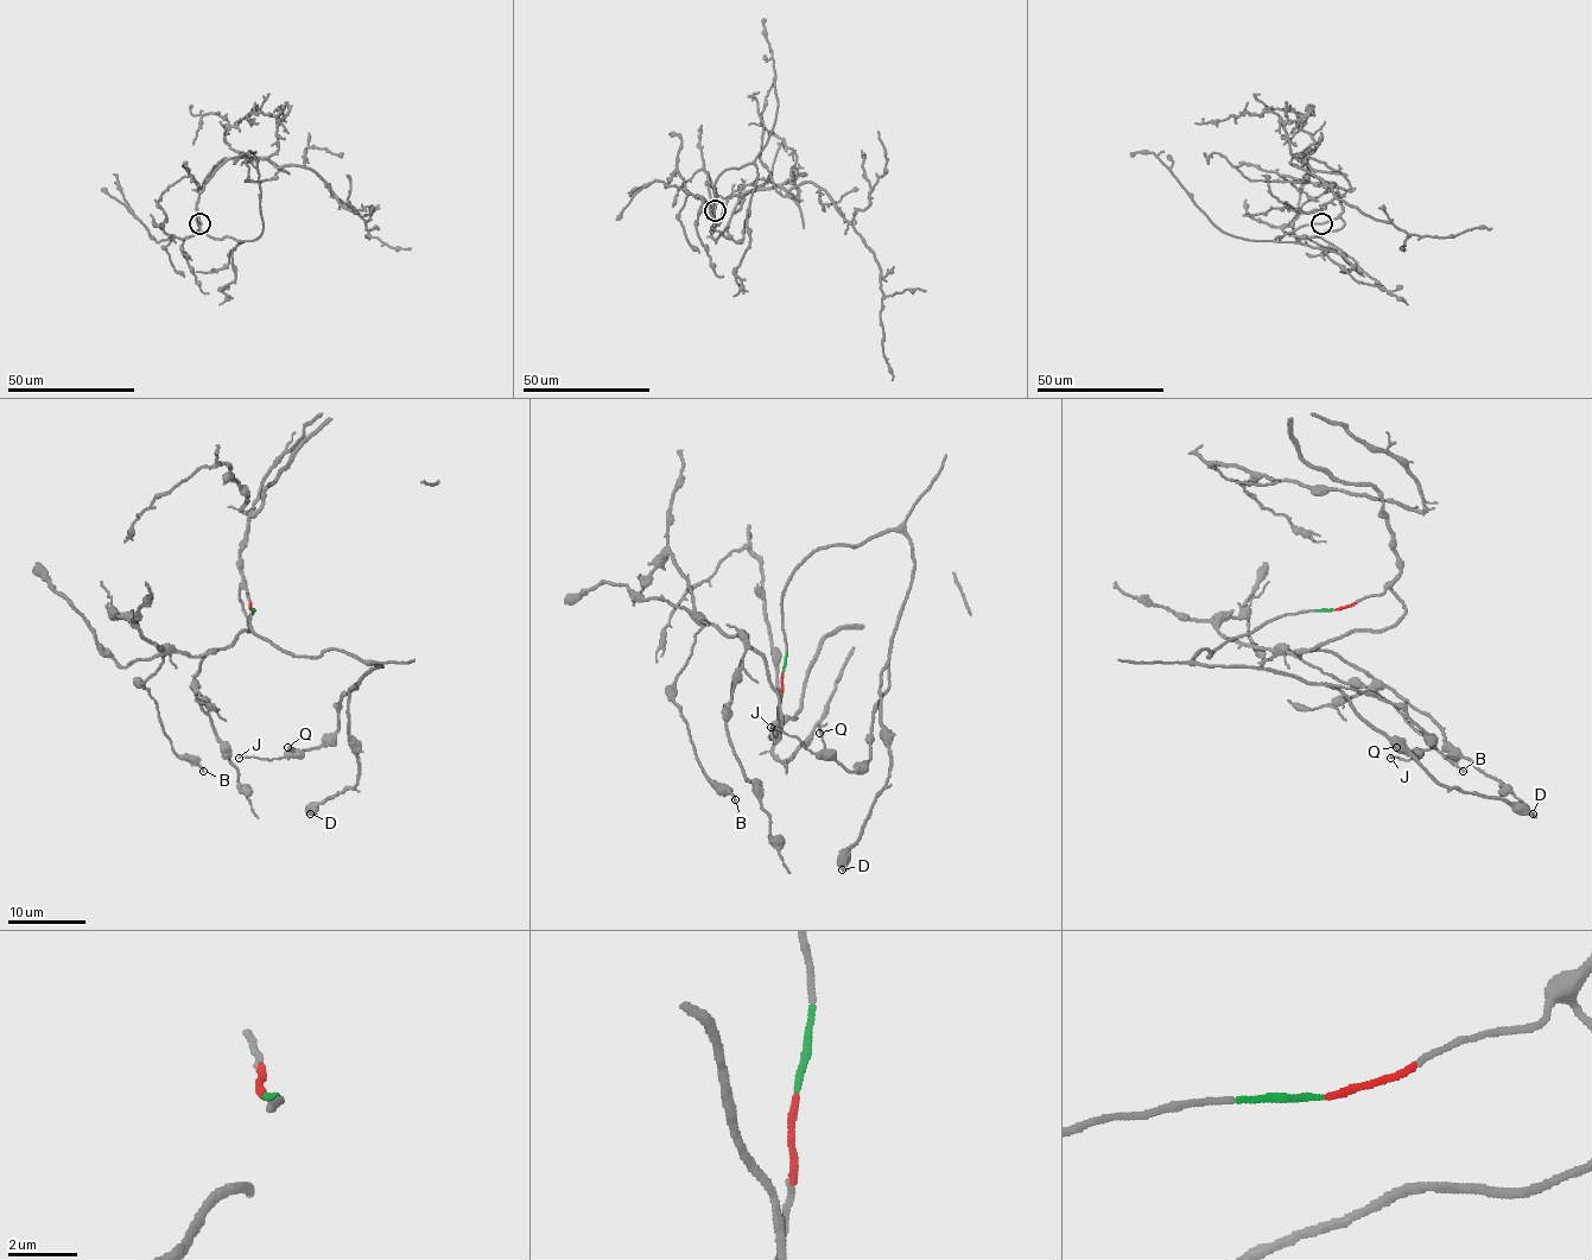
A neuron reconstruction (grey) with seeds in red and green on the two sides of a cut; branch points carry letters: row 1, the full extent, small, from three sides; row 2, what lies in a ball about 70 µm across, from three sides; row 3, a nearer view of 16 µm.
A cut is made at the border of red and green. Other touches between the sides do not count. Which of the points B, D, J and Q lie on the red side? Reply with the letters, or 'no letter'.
B

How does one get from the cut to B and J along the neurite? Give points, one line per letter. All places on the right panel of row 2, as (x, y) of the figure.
B: (1336, 610), (1389, 589), (1406, 612), (1382, 630), (1352, 630), (1299, 657), (1287, 653), (1388, 700), (1464, 771)
J: (1336, 610), (1282, 614), (1193, 660), (1267, 669), (1391, 702), (1434, 746), (1416, 758), (1389, 758)

